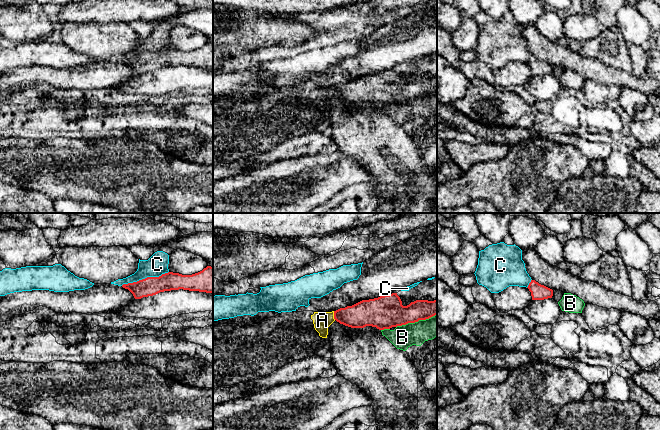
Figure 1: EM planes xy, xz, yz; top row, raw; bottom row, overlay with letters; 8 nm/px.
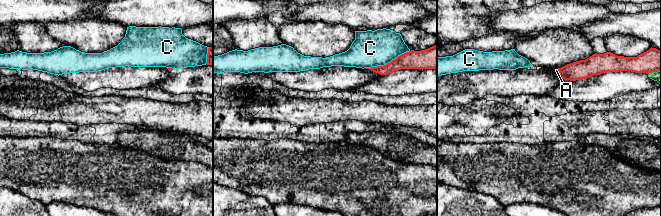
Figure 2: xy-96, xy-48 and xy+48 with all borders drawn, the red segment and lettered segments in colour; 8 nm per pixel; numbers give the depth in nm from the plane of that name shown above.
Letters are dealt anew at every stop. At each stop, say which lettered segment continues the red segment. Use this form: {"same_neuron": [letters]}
{"same_neuron": ["A"]}

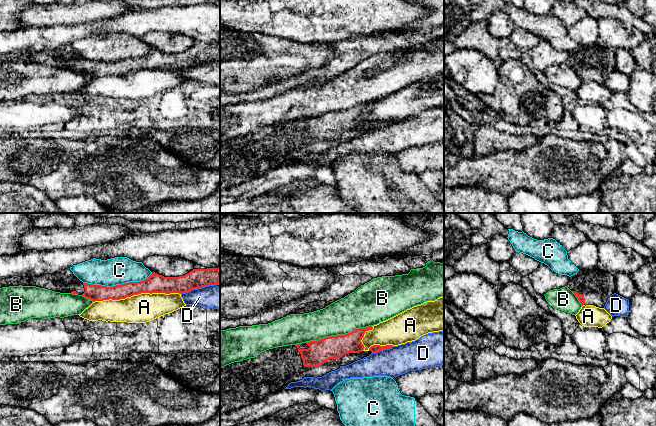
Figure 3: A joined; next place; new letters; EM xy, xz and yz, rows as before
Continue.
{"same_neuron": []}

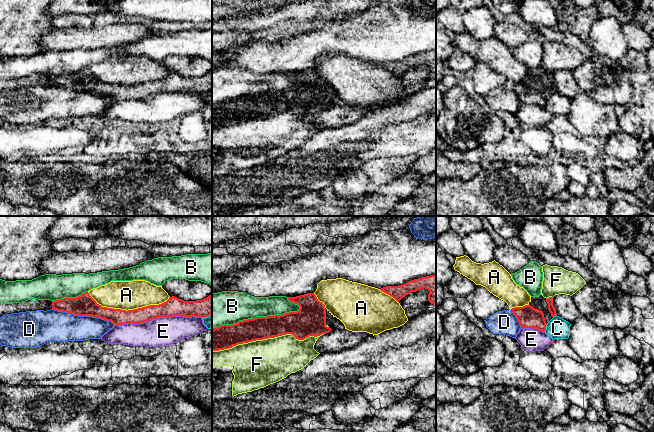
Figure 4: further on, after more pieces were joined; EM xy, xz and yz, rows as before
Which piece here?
{"same_neuron": []}

